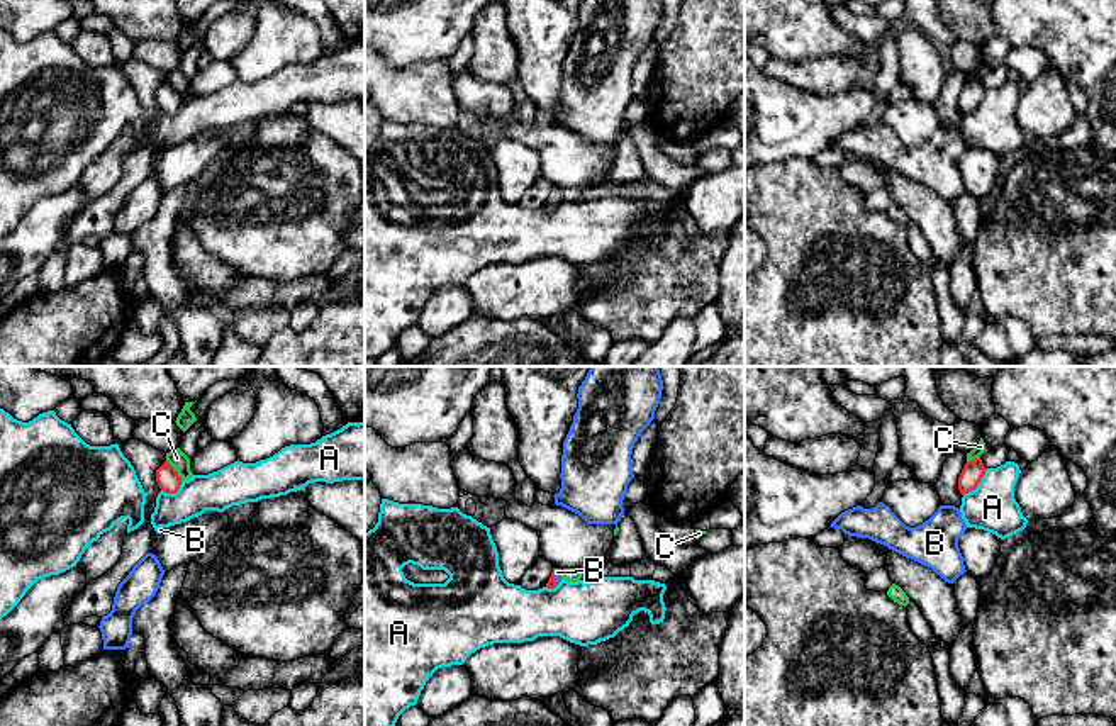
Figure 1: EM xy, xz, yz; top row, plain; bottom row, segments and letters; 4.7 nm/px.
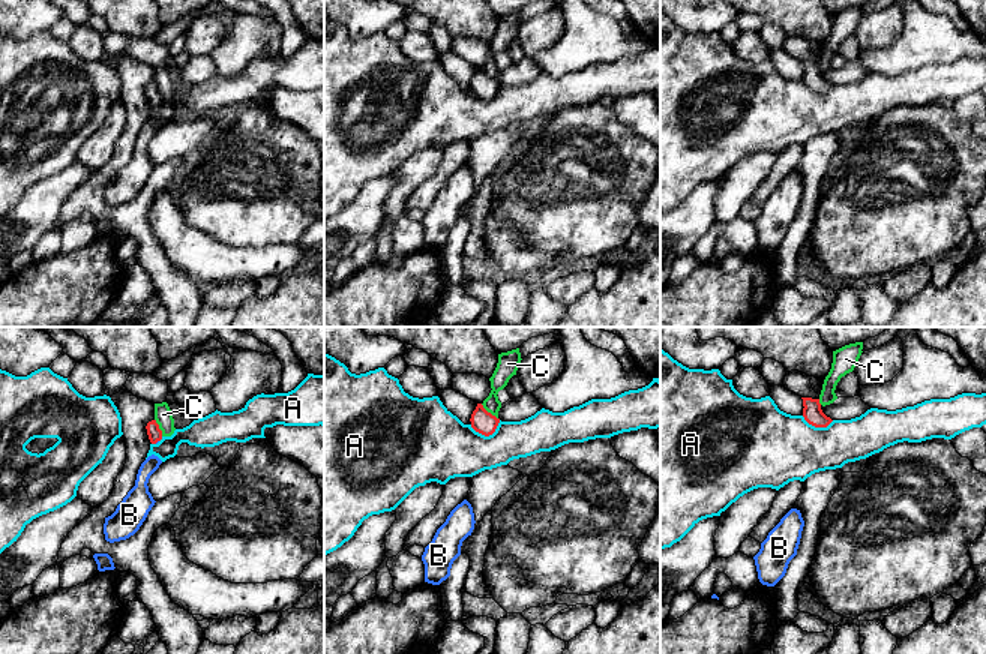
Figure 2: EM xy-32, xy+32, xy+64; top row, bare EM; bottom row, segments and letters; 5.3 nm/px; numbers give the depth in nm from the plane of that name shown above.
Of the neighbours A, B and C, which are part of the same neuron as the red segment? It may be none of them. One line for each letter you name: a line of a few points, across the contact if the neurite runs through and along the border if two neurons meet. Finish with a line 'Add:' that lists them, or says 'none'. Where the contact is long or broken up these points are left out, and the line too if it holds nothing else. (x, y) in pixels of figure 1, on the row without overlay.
B: line xz (552, 202), (553, 197), (557, 192)
Add: B

